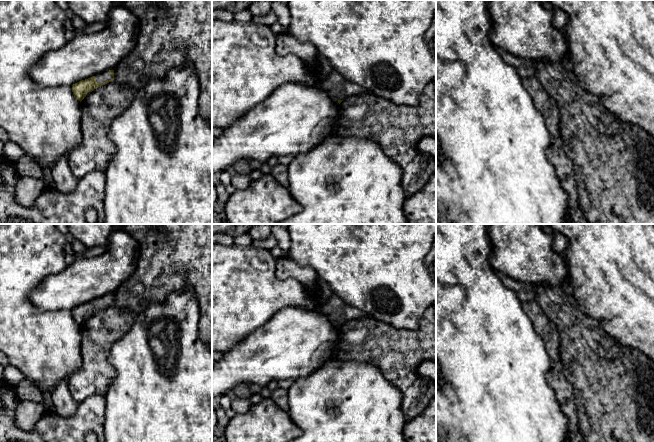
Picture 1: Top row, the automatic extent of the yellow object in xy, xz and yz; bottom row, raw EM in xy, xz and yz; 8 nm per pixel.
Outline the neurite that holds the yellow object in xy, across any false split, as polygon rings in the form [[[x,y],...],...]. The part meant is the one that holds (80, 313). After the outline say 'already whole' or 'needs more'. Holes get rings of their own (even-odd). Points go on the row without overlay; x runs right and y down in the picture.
[[[114,293],[105,294],[100,298],[92,300],[88,303],[81,304],[72,309],[72,316],[74,321],[78,325],[82,325],[89,317],[91,317],[94,313],[105,309],[109,306],[113,306],[114,304]]]; needs more

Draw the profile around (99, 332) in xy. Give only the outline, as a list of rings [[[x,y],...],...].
[[[113,305],[94,313],[81,325],[82,365],[67,379],[69,392],[77,403],[93,395],[105,395],[109,382],[116,376],[108,361],[111,347],[130,330],[134,320],[135,315],[131,311]]]

